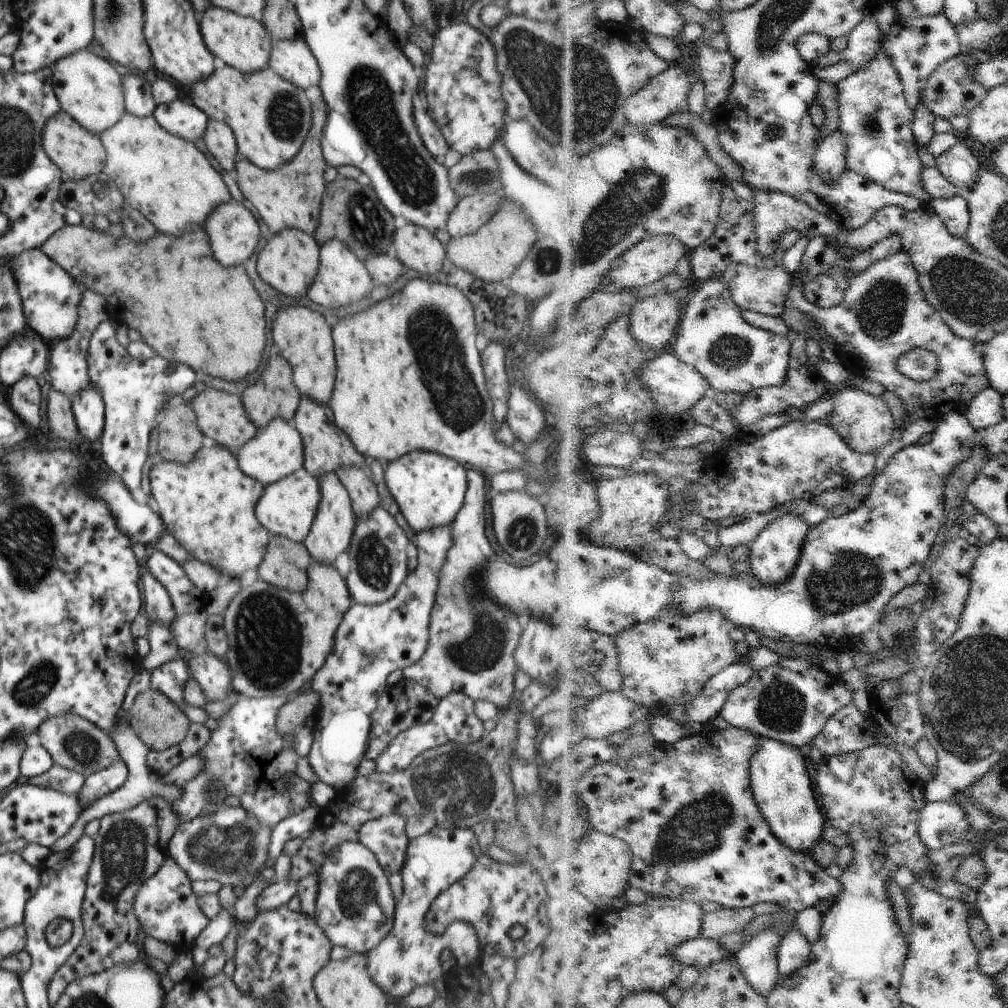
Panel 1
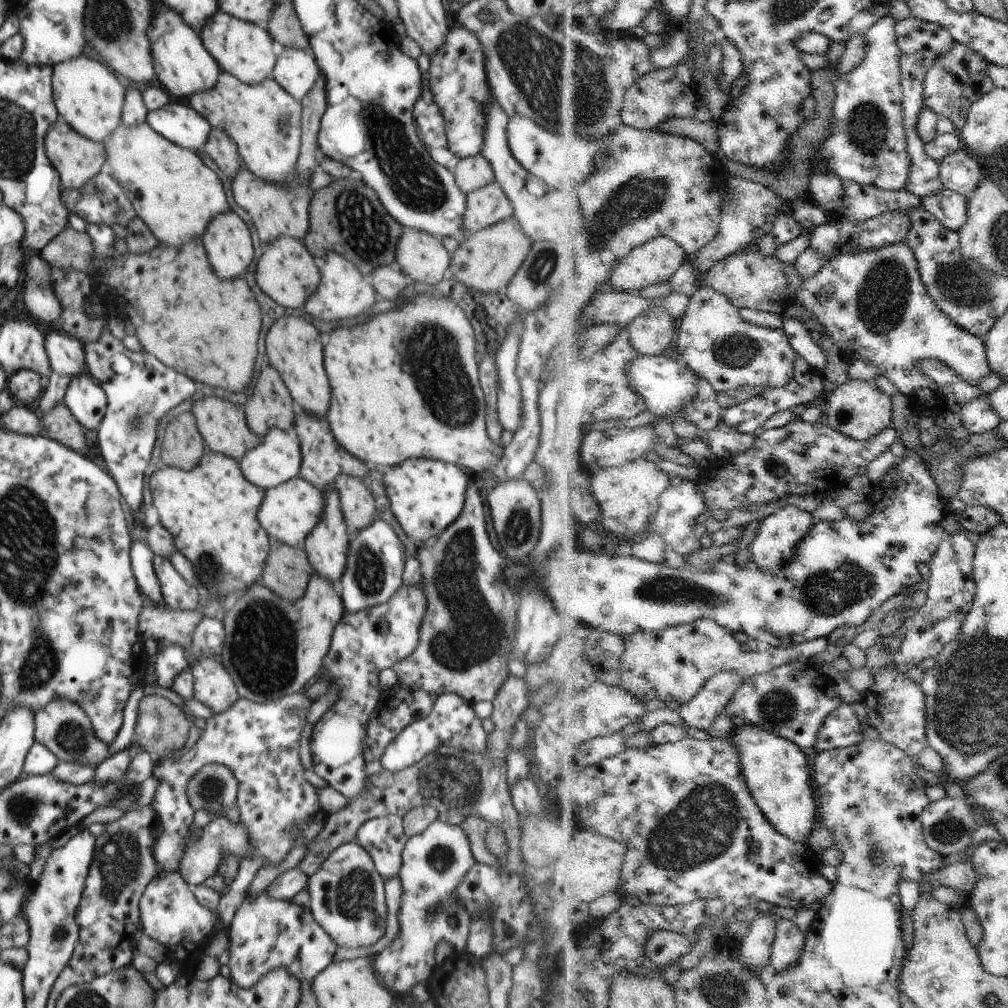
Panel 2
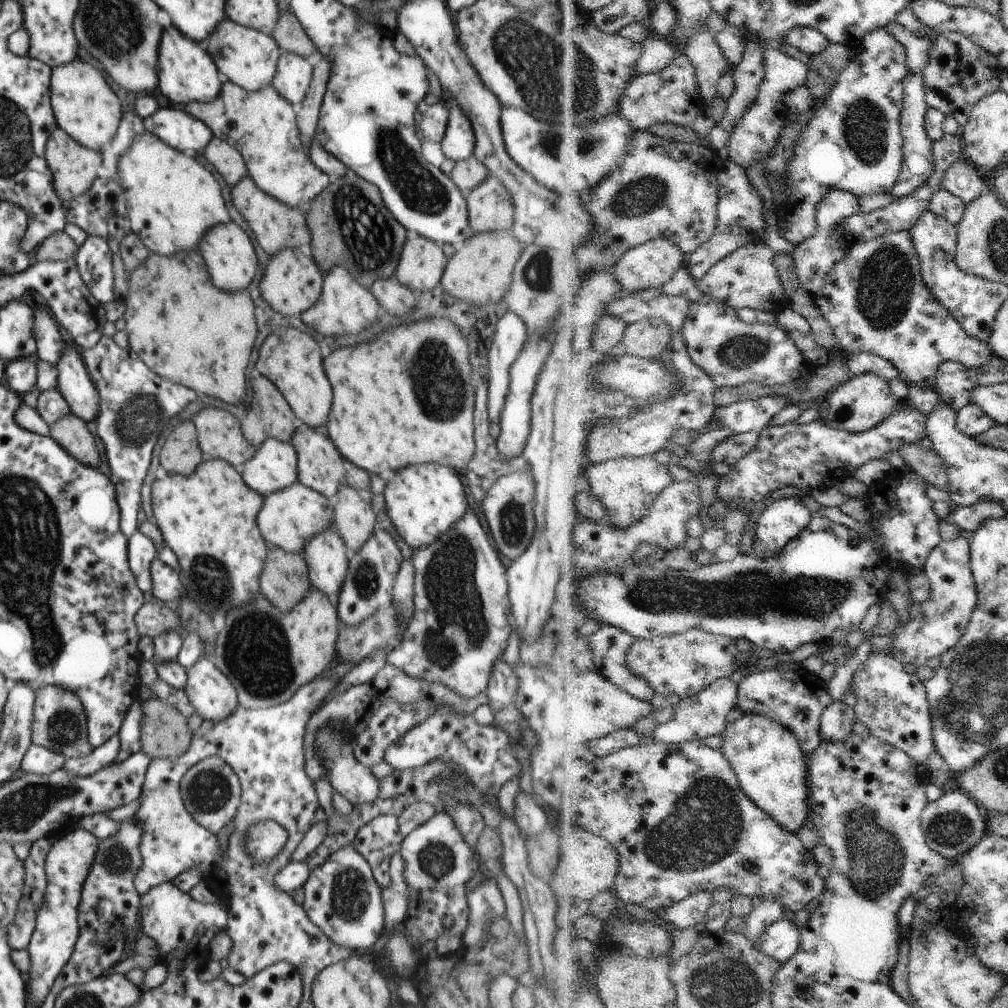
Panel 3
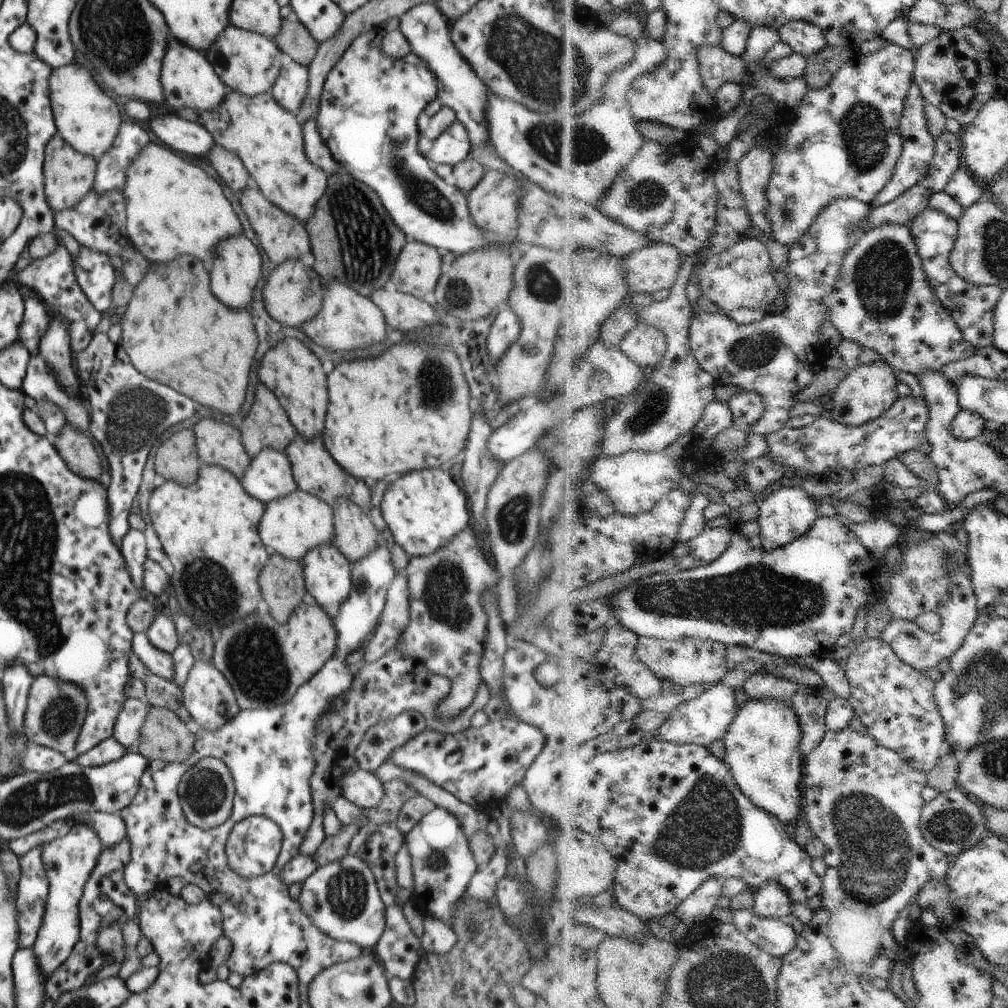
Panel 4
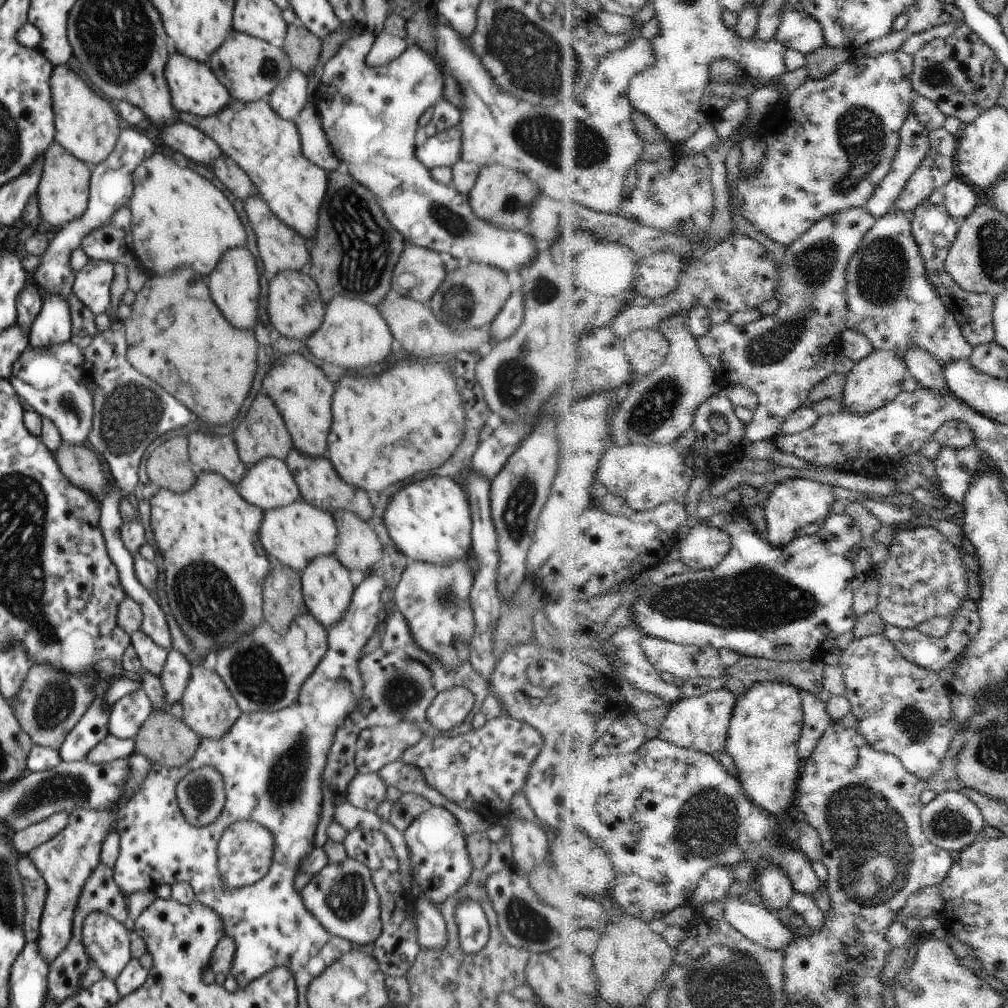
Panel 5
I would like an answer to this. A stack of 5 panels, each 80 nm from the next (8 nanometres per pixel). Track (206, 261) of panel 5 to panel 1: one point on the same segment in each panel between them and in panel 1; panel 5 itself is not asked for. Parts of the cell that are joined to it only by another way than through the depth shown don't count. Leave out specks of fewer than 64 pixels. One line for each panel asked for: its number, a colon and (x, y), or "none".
1: (164, 177)
2: (171, 191)
3: (171, 199)
4: (173, 209)

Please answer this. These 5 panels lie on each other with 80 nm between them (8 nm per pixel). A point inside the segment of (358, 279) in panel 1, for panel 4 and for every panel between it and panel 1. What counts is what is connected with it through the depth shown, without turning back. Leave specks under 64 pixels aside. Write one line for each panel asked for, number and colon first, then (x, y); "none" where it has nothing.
2: (342, 293)
3: (344, 307)
4: (347, 321)

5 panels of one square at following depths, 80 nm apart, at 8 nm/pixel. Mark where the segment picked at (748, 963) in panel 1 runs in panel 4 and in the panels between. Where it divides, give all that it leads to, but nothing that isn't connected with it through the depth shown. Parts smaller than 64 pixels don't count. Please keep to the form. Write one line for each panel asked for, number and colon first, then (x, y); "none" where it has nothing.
2: (757, 945)
3: (766, 912)
4: (773, 901)

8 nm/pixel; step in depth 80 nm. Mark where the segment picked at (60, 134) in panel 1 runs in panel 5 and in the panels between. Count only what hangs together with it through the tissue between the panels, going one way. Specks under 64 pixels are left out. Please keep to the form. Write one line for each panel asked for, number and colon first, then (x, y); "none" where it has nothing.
2: (76, 160)
3: (73, 167)
4: (67, 175)
5: (62, 193)

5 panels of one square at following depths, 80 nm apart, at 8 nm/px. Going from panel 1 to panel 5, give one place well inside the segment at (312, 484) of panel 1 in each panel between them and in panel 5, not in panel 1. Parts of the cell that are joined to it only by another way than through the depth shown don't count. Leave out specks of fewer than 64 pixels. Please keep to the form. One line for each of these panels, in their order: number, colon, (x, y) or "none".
2: (288, 512)
3: (288, 518)
4: (289, 527)
5: (292, 535)

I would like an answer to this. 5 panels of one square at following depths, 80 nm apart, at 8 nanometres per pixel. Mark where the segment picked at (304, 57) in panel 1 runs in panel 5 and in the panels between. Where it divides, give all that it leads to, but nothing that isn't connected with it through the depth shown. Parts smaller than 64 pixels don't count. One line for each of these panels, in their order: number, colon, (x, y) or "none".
2: (295, 70)
3: (292, 77)
4: (289, 90)
5: (290, 95)

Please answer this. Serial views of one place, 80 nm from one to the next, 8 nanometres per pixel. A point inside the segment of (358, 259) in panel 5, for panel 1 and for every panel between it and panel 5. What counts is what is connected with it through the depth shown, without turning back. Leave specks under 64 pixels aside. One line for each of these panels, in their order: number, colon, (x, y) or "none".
1: (352, 212)
2: (345, 217)
3: (349, 226)
4: (348, 214)

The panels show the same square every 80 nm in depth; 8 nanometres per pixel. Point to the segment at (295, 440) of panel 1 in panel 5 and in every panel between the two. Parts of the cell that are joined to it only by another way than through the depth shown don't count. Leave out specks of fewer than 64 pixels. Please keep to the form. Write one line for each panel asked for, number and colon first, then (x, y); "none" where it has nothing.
2: (276, 459)
3: (273, 466)
4: (268, 476)
5: (268, 484)

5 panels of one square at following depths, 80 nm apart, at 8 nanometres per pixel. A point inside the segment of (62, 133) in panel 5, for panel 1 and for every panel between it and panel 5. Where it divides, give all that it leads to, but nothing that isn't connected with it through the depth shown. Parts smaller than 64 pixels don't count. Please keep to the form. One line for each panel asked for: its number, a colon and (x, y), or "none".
1: (87, 87)
2: (88, 96)
3: (84, 107)
4: (85, 118)

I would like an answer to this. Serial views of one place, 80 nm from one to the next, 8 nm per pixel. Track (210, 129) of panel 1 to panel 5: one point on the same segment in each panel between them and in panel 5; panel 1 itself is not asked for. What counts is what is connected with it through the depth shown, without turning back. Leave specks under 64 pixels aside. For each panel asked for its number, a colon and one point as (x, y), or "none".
2: (221, 150)
3: (226, 160)
4: (229, 168)
5: (226, 170)

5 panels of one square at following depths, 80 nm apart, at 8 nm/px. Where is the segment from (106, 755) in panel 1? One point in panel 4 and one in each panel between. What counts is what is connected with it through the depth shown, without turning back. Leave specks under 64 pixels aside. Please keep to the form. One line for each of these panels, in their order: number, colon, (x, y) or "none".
2: (60, 726)
3: (58, 723)
4: (55, 713)

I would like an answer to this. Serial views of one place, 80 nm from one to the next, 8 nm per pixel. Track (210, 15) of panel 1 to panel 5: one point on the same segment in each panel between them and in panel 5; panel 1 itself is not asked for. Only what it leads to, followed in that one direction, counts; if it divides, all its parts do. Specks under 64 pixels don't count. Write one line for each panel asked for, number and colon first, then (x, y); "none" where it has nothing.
2: (245, 51)
3: (248, 58)
4: (247, 63)
5: (249, 68)

